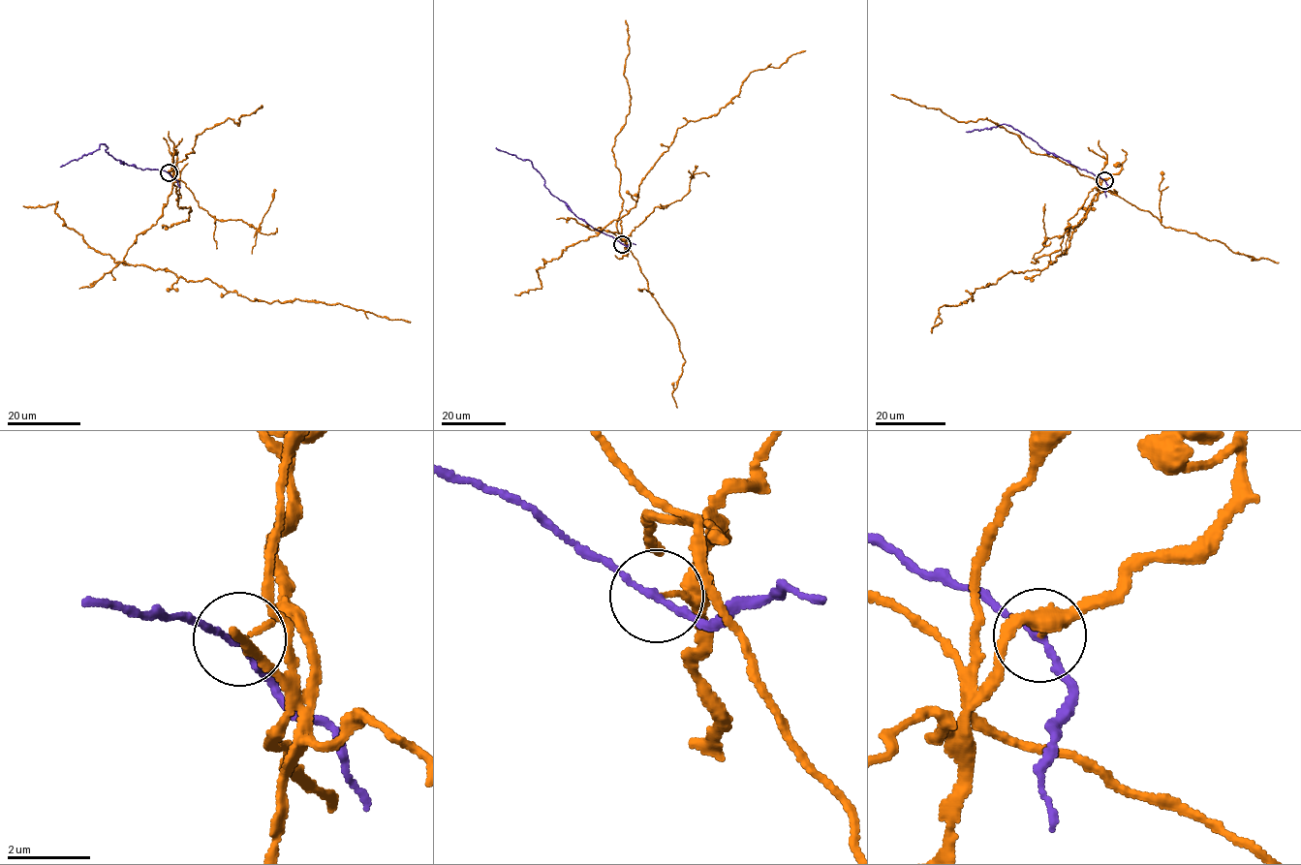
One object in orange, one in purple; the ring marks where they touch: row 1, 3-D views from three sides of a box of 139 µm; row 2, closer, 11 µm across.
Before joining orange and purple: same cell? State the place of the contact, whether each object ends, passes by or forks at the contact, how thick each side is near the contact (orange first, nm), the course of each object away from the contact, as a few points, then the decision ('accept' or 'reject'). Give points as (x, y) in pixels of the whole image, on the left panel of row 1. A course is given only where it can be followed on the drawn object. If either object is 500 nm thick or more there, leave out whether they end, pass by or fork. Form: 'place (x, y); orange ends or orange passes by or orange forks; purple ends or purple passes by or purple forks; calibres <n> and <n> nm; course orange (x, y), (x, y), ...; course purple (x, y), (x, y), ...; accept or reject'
place (169, 172); orange ends; purple passes by; calibres 100 and 140 nm; course orange (169, 172), (163, 213), (126, 262), (208, 279), (252, 301), (343, 304), (410, 322); course purple (169, 172), (142, 169), (115, 160), (103, 143), (60, 167); reject

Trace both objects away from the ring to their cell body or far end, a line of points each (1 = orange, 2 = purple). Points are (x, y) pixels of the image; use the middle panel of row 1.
1: (623, 243), (623, 235), (594, 230), (635, 206), (641, 180), (678, 128), (717, 115), (749, 74), (805, 50)
2: (623, 243), (578, 217), (545, 187), (544, 180), (530, 161), (495, 147)

